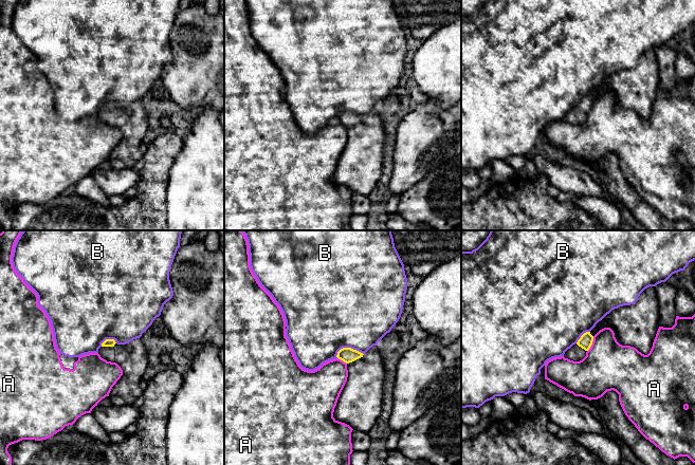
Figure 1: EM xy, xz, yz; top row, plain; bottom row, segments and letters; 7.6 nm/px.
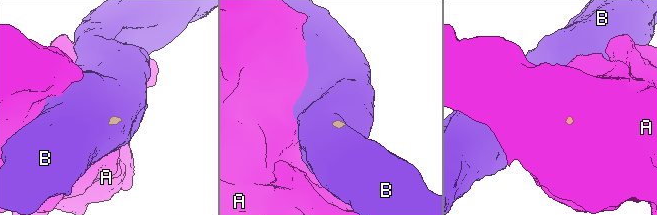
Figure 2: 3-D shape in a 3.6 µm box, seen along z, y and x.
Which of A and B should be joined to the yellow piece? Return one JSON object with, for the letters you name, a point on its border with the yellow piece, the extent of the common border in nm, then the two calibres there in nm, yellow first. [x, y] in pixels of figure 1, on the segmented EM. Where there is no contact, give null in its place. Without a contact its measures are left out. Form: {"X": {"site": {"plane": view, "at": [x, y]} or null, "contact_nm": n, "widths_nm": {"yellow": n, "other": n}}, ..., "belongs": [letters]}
{"belongs": []}

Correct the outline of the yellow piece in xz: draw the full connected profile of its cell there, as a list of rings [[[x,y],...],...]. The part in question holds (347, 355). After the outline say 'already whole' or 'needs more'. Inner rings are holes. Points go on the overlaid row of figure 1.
[[[377,346],[365,354],[343,348],[336,357],[347,364],[348,377],[334,408],[335,421],[368,433],[382,412],[385,370]]] | needs more

